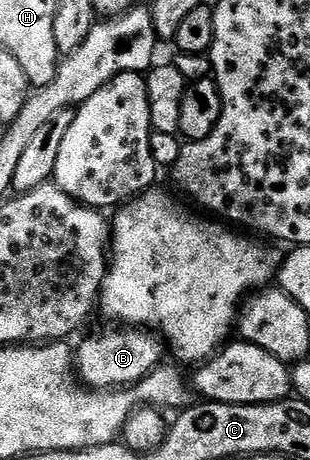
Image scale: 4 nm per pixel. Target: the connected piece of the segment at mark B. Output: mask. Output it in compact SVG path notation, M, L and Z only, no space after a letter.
M129 325L123 326L122 331L106 331L103 335L94 335L76 347L76 375L85 386L91 389L125 389L139 383L148 373L163 362L164 343L157 334L146 329L139 329Z

